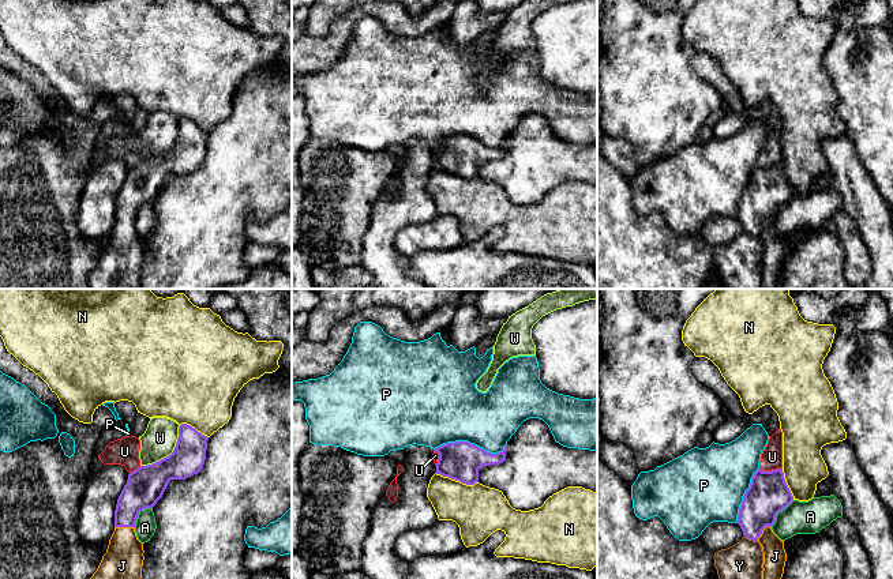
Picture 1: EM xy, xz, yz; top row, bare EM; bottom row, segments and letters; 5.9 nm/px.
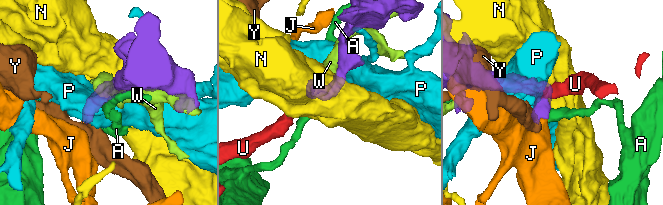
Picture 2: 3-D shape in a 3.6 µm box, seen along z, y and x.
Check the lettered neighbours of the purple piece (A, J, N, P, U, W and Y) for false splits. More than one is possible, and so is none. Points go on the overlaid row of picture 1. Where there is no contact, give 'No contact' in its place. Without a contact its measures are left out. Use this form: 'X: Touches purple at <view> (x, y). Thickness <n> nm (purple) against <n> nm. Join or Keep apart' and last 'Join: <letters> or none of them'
A: Touches purple at yz (779, 511). Thickness 240 nm (purple) against 190 nm. Keep apart
J: Touches purple at xy (124, 526). Thickness 220 nm (purple) against 220 nm. Join
N: Touches purple at xz (457, 480). Thickness 240 nm (purple) against 300 nm. Keep apart
P: Touches purple at xz (471, 444). Thickness 240 nm (purple) against 400 nm. Keep apart
U: Touches purple at yz (772, 470). Thickness 240 nm (purple) against 130 nm. Keep apart
W: Touches purple at xy (171, 454). Thickness 220 nm (purple) against 200 nm. Keep apart
Y: Touches purple at yz (751, 538). Thickness 220 nm (purple) against 220 nm. Keep apart
Join: J

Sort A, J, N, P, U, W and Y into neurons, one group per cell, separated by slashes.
A / J / N / P / U W / Y

